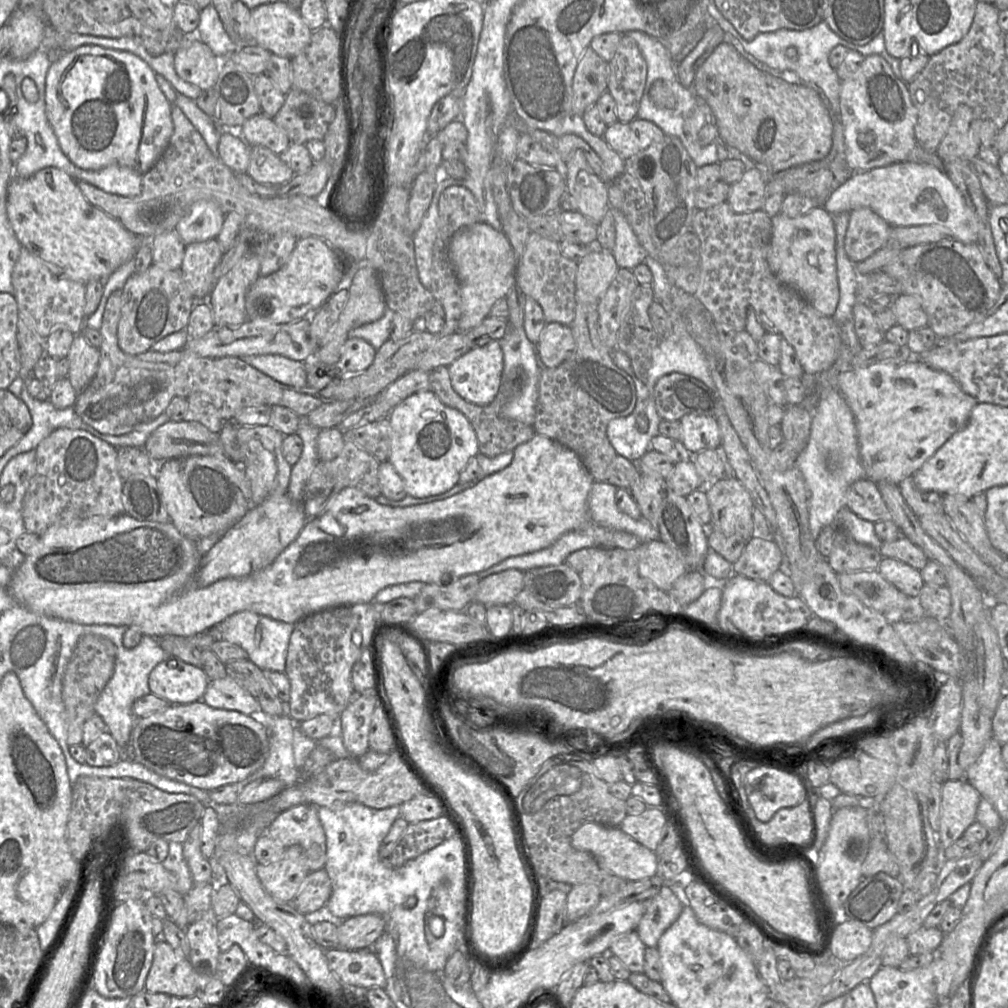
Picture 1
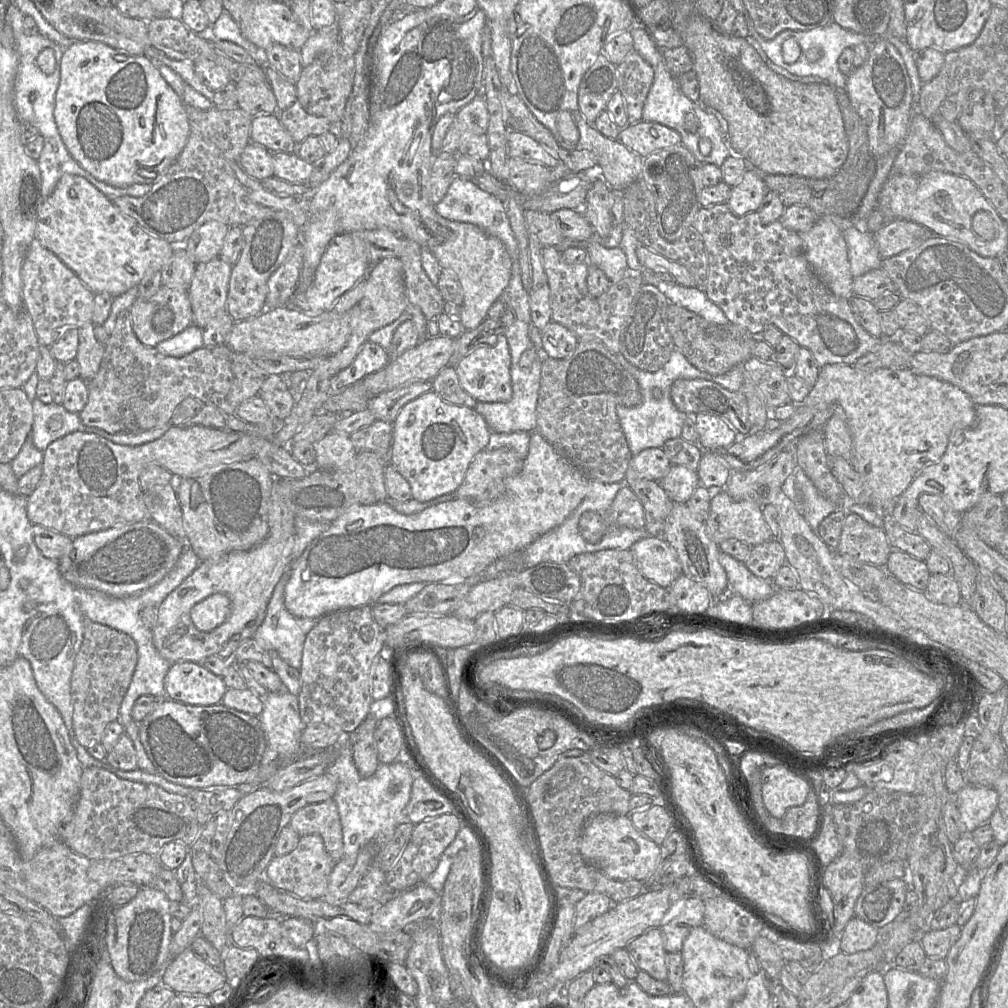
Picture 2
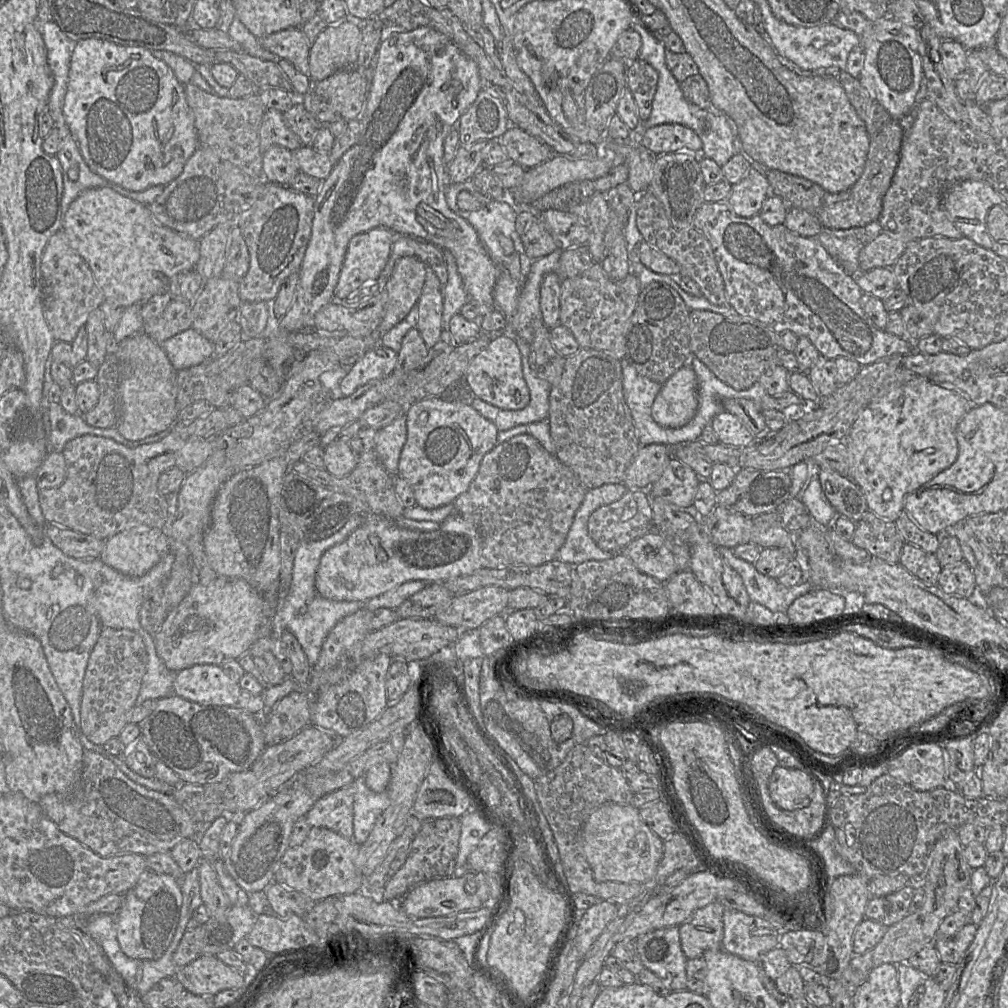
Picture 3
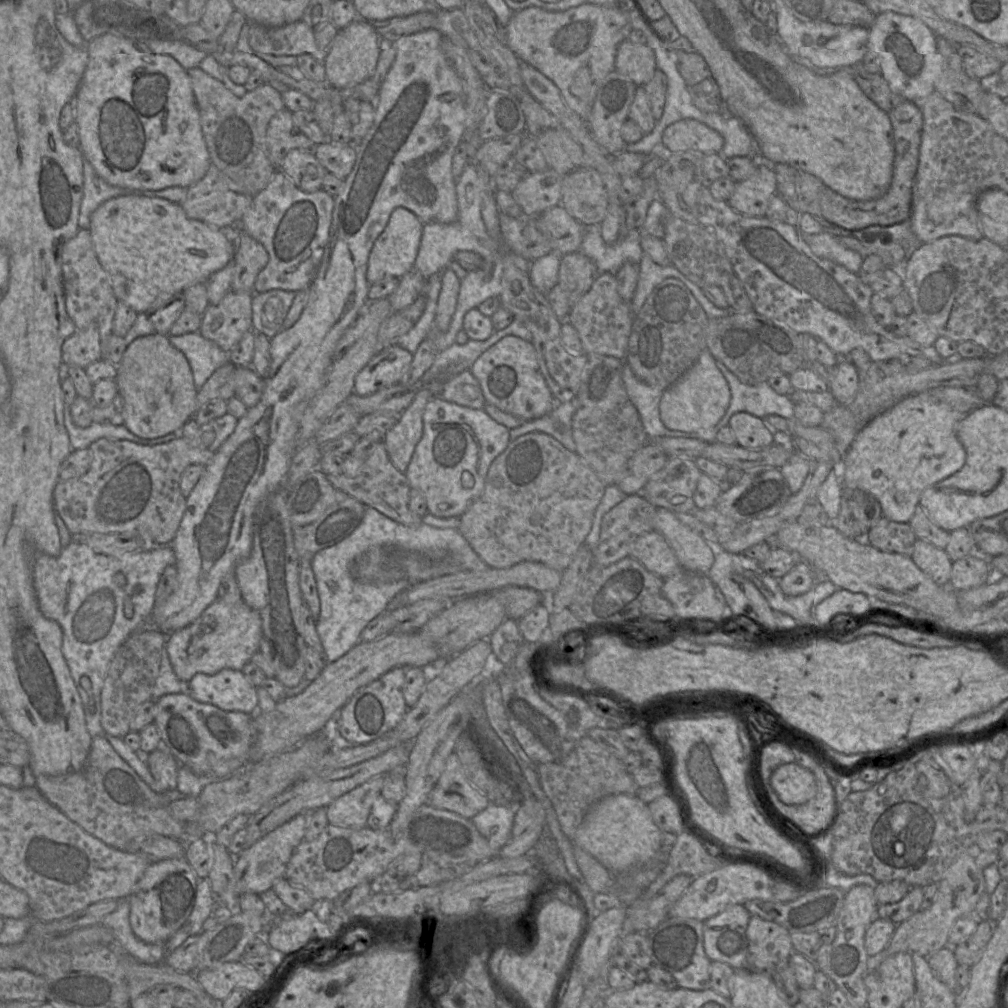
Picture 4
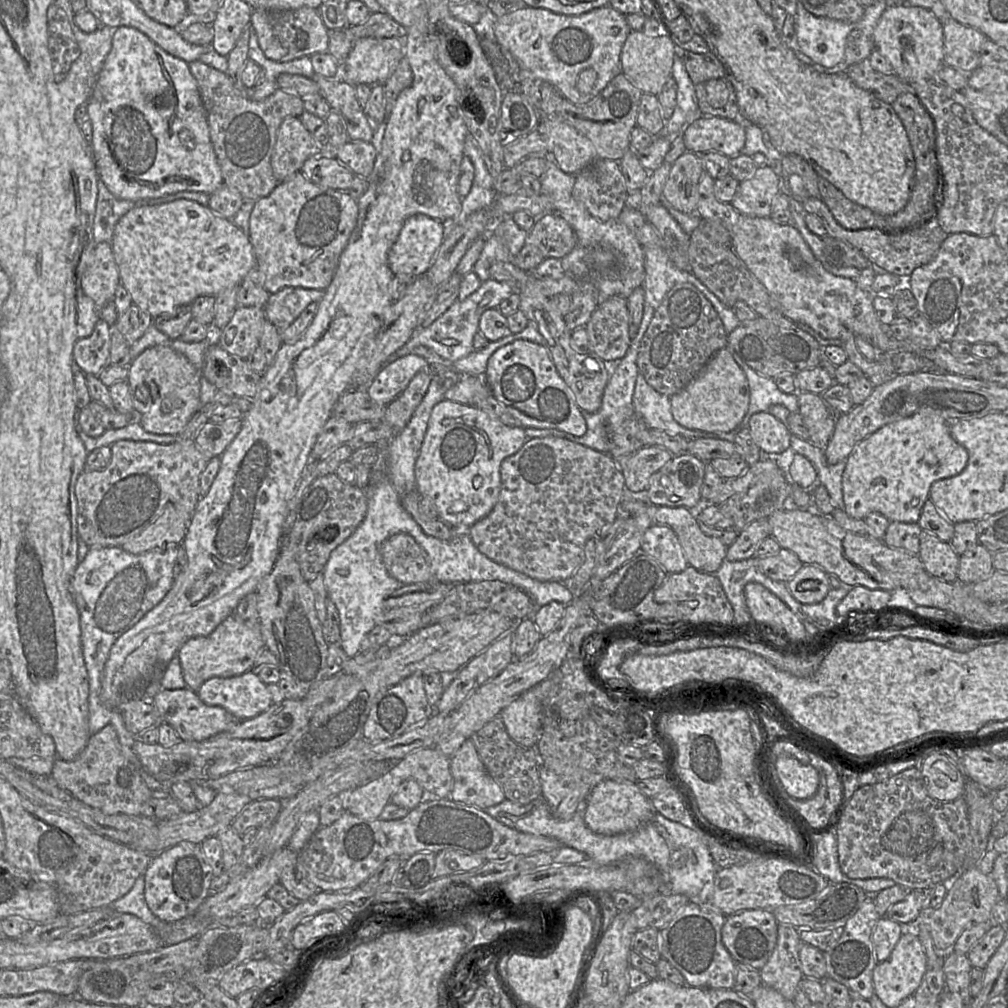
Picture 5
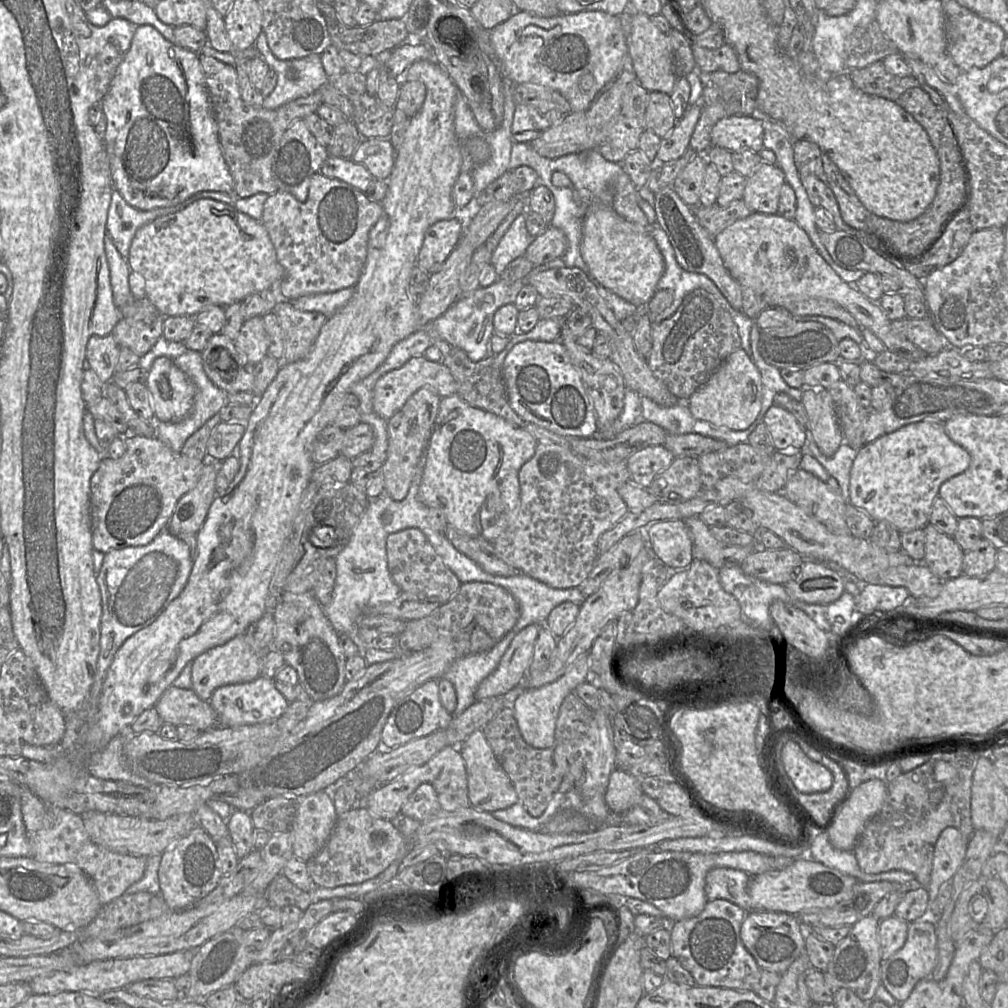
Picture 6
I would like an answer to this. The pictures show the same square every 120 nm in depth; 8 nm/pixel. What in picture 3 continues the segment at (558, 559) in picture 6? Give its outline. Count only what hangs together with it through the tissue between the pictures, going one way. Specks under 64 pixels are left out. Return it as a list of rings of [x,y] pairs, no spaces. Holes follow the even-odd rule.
[[[519,435],[497,444],[483,457],[469,488],[453,502],[454,513],[475,527],[479,536],[482,568],[538,566],[556,559],[586,492],[587,489],[573,471],[543,448],[534,437]]]

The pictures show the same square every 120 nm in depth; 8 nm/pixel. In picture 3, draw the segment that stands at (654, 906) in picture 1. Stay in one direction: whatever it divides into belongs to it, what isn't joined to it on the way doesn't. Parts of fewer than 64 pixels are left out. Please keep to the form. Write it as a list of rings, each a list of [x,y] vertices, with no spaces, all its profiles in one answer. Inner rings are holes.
[[[714,901],[679,926],[681,947],[688,959],[700,958],[708,950],[722,949],[725,911],[722,904]]]

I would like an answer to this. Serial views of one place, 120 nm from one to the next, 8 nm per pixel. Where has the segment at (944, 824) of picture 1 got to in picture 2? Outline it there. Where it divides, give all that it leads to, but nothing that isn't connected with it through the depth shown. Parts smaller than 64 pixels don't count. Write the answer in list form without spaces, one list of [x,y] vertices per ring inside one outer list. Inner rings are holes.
[[[967,784],[954,795],[954,799],[968,834],[981,824],[988,823],[998,809],[998,794],[992,787]]]

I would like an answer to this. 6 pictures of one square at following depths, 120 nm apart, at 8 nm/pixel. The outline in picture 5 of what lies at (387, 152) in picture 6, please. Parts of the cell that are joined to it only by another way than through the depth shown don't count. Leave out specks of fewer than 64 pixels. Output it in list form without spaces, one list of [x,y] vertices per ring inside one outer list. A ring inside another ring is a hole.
[[[349,141],[337,150],[335,158],[356,176],[366,179],[373,170],[376,155],[377,149],[371,141]]]

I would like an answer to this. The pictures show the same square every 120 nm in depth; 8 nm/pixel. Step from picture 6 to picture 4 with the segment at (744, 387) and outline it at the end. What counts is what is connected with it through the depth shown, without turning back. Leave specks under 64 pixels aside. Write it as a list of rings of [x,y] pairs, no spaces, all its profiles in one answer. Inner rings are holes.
[[[705,350],[691,368],[664,390],[659,406],[660,418],[670,430],[695,432],[710,428],[716,426],[724,416],[730,399],[727,380],[717,367],[716,359]]]

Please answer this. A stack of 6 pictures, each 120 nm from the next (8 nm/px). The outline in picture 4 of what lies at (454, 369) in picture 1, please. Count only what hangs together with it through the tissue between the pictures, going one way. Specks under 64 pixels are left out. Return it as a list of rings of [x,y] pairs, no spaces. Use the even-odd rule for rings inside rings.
[[[506,336],[486,350],[469,369],[478,380],[486,404],[526,422],[549,414],[556,406],[540,371],[536,350],[531,342]]]

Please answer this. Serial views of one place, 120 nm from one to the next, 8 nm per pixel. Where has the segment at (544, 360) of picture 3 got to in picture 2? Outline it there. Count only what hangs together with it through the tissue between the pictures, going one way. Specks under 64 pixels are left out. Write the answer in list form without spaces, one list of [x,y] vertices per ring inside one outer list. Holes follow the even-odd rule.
[[[532,346],[526,351],[521,362],[512,367],[511,384],[515,390],[515,396],[512,388],[512,398],[506,403],[482,403],[477,402],[475,411],[479,413],[487,422],[490,430],[493,433],[515,433],[526,432],[532,433],[536,431],[537,427],[537,402],[540,389],[541,369],[545,356],[541,351],[538,351]],[[536,361],[536,368],[534,373],[530,373],[526,368],[530,367]]]

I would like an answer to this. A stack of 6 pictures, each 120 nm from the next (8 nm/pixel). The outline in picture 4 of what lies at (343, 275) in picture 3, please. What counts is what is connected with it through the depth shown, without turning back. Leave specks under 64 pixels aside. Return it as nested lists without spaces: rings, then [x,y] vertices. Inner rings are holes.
[[[399,207],[391,213],[385,229],[374,242],[369,254],[366,272],[369,285],[387,278],[401,278],[413,269],[423,228],[424,224],[406,208]]]

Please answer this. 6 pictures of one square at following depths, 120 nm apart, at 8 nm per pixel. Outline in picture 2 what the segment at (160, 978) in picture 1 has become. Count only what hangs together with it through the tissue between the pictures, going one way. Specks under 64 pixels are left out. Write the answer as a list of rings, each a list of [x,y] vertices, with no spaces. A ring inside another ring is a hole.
[[[187,947],[166,968],[162,983],[175,993],[209,995],[227,983],[223,972],[200,959]]]

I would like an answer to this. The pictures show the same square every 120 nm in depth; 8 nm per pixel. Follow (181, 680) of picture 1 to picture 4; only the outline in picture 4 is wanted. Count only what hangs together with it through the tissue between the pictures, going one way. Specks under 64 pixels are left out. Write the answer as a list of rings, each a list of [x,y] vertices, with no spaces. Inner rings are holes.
[[[223,669],[216,674],[197,673],[188,682],[192,699],[212,704],[224,711],[255,714],[258,706],[257,687],[241,671]]]

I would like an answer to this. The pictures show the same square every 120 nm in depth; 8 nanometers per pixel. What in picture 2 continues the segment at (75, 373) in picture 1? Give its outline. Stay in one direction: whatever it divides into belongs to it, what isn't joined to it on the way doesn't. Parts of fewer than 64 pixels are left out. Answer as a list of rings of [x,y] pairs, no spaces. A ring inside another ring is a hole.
[[[92,321],[79,328],[79,344],[75,360],[79,364],[79,378],[89,381],[99,370],[104,356],[104,346],[94,335],[95,324]]]

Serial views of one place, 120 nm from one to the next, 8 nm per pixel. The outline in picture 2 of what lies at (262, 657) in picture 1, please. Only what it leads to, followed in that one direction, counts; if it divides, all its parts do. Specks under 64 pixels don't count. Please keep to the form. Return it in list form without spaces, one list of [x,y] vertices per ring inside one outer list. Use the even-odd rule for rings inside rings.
[[[286,572],[275,586],[265,619],[253,638],[268,651],[275,651],[291,667],[299,669],[306,636],[319,619],[295,617],[286,609],[284,590],[288,578],[289,572]]]

